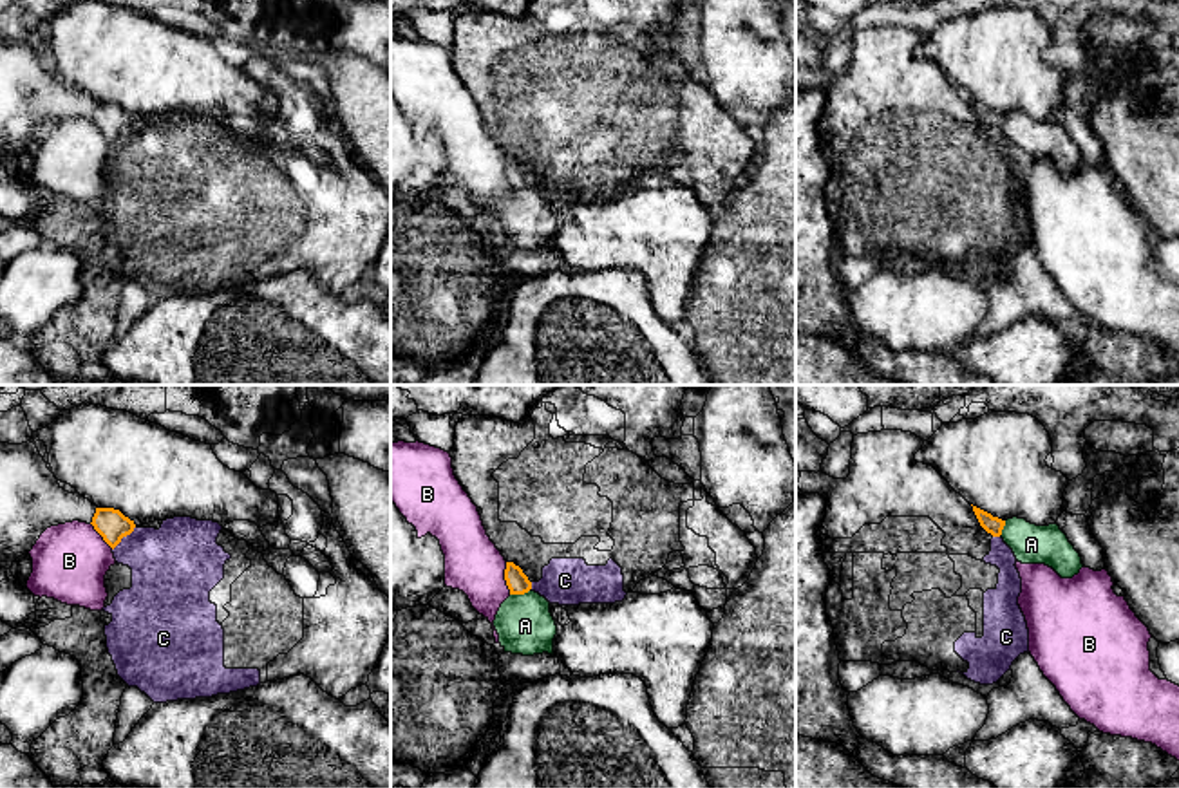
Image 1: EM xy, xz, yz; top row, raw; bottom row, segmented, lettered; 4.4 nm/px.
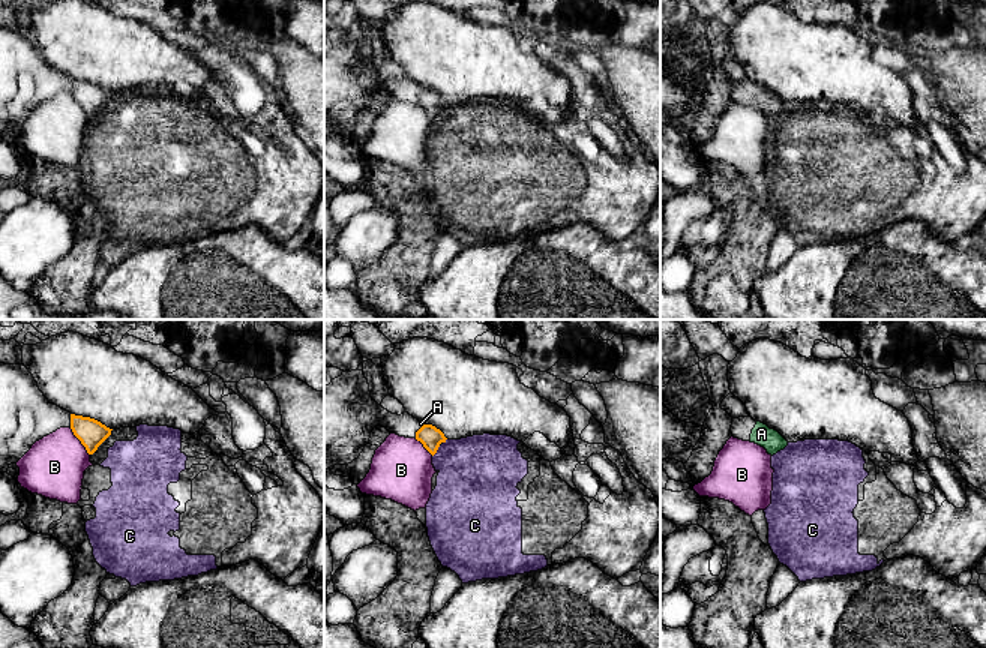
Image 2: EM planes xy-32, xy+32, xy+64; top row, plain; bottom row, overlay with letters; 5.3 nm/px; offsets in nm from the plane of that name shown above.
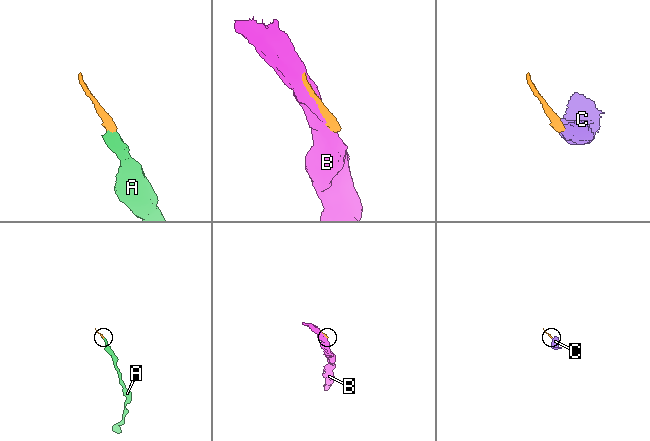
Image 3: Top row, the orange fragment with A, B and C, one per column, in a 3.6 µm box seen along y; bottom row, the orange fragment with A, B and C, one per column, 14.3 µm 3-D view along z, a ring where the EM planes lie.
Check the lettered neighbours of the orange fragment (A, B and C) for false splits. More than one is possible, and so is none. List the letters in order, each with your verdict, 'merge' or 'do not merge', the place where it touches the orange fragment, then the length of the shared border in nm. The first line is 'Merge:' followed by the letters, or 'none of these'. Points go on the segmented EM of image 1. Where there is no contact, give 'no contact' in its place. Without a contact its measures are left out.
Merge: A
A: merge | xz (519, 593) | 100 nm
B: do not merge | xz (505, 579) | 150 nm
C: do not merge | xy (123, 535) | 160 nm

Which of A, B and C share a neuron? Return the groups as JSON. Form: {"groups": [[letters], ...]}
{"groups": [["A"], ["B"], ["C"]]}

